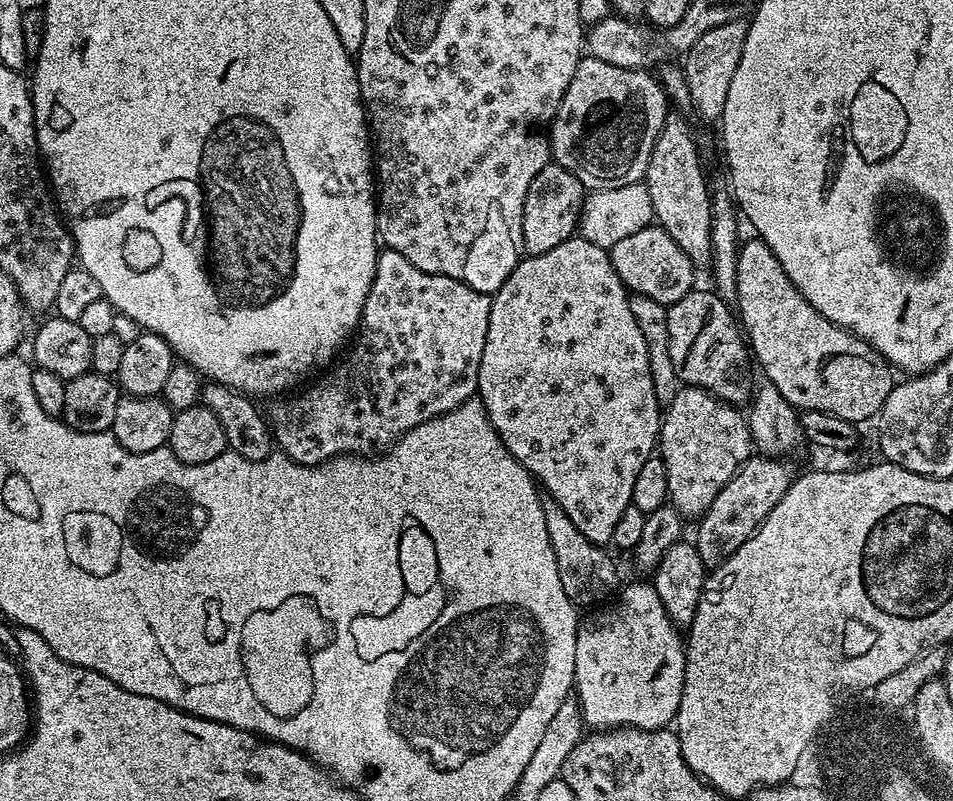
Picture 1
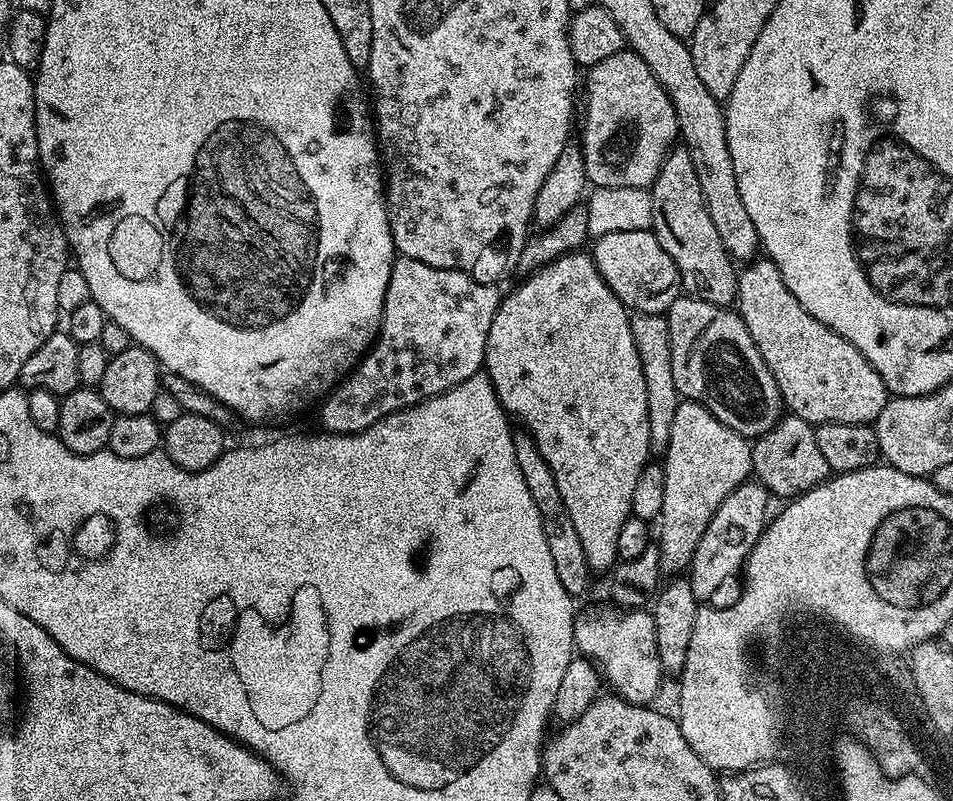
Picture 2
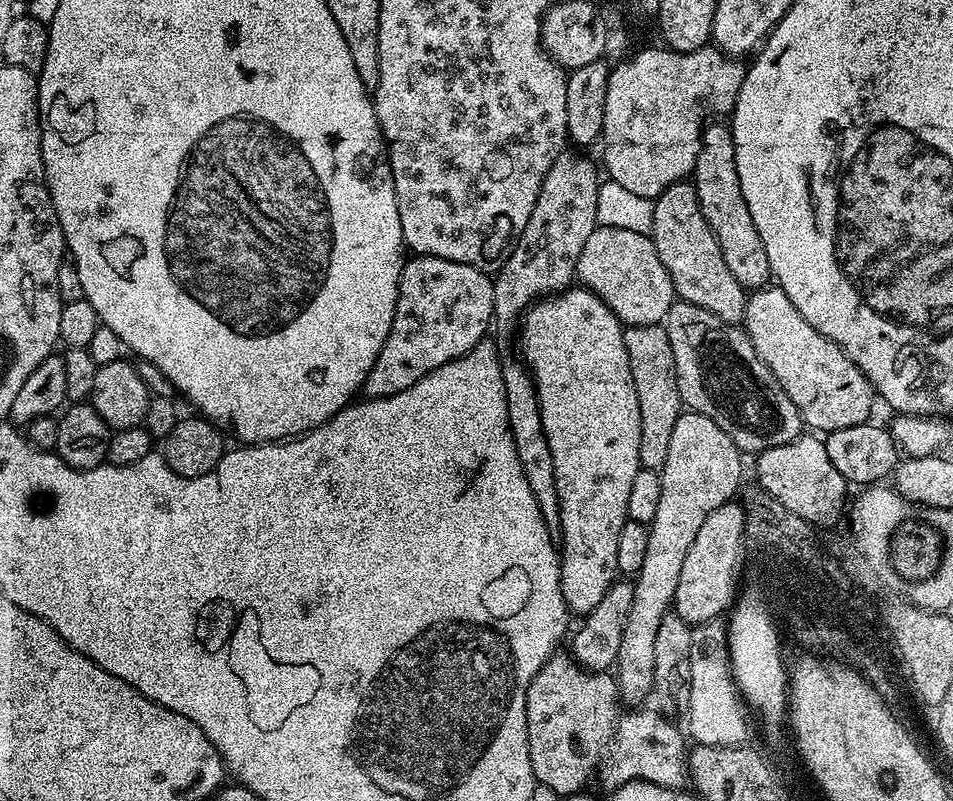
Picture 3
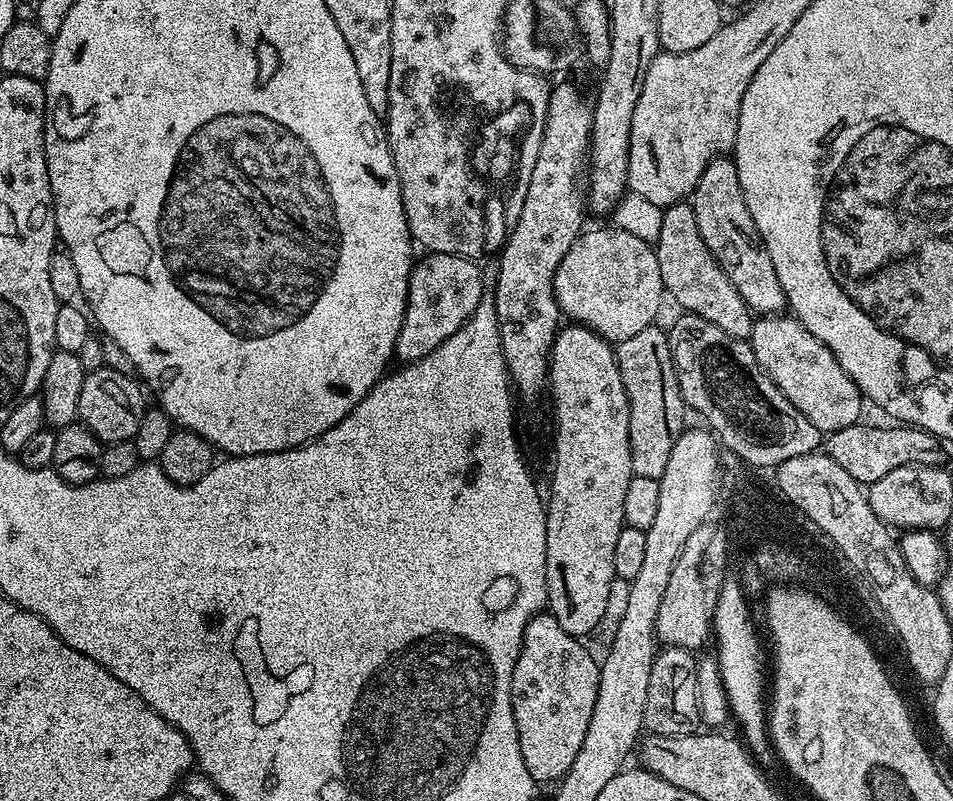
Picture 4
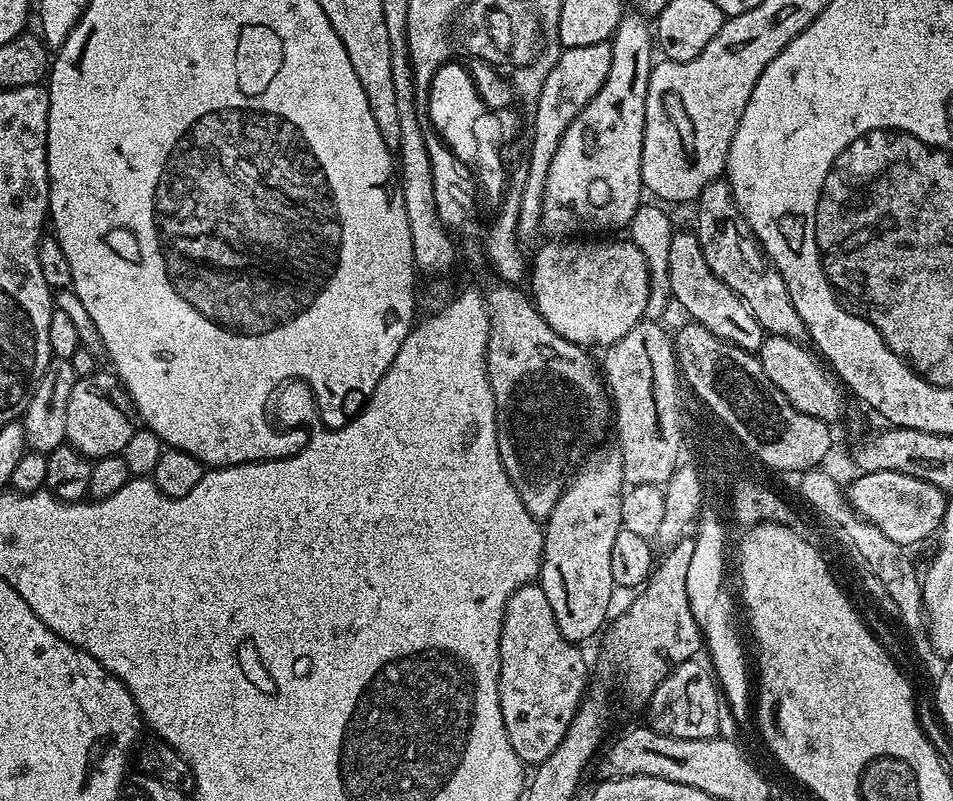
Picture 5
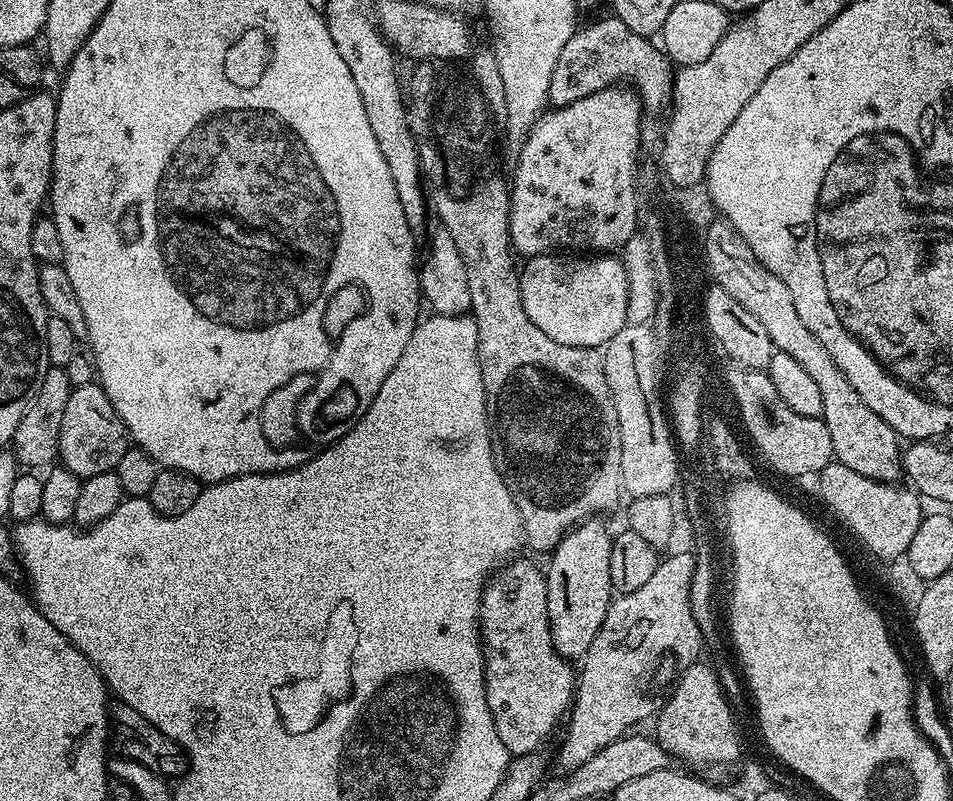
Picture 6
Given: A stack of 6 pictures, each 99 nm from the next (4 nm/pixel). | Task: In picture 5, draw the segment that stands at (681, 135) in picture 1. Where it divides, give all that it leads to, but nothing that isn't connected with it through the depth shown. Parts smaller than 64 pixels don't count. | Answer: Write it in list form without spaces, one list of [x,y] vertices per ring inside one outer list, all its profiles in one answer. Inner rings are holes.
[[[677,231],[670,242],[670,290],[672,299],[681,304],[689,312],[695,323],[706,326],[710,334],[722,338],[728,344],[738,346],[747,352],[759,353],[766,335],[764,327],[750,314],[743,302],[706,266],[706,258],[702,258],[702,246],[698,242],[695,231]]]

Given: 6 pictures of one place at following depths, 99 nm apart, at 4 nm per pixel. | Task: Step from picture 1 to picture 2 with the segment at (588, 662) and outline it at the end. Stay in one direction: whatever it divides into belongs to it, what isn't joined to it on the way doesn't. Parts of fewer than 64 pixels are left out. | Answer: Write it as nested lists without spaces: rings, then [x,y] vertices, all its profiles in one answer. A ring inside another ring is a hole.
[[[592,604],[579,609],[574,618],[572,642],[581,657],[589,658],[602,673],[613,693],[631,704],[645,706],[660,692],[660,679],[666,676],[658,658],[658,642],[654,634],[654,618],[648,610],[619,612],[613,607]]]

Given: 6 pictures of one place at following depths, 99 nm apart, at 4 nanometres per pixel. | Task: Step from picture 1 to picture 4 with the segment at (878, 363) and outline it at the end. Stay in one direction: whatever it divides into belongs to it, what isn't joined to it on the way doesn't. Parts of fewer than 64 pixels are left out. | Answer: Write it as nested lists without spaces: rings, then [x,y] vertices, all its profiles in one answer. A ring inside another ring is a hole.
[[[791,314],[761,315],[752,325],[750,343],[754,350],[754,358],[758,358],[758,366],[762,366],[770,382],[774,382],[774,386],[778,386],[782,394],[786,394],[788,401],[799,412],[806,414],[806,418],[810,418],[810,422],[821,434],[846,430],[846,426],[861,423],[860,387],[853,382],[850,374],[846,374],[846,370],[842,370],[842,366],[838,366],[838,358],[834,358],[832,351],[818,338],[814,338],[814,334],[810,334],[810,330],[806,330],[806,326],[802,326],[795,316]]]

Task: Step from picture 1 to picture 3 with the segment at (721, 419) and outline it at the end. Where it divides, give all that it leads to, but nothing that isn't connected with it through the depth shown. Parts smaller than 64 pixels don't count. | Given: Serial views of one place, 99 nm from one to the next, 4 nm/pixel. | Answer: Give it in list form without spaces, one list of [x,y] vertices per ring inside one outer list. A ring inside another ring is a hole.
[[[691,410],[681,411],[678,422],[674,422],[674,434],[670,434],[670,451],[666,454],[664,467],[659,469],[662,482],[662,498],[658,502],[658,514],[654,514],[654,522],[650,525],[650,546],[646,546],[646,559],[642,562],[642,570],[635,577],[634,606],[630,608],[630,618],[626,620],[626,630],[622,634],[621,646],[618,649],[614,672],[616,685],[620,688],[620,698],[625,705],[640,706],[647,696],[654,692],[654,638],[658,638],[658,625],[662,618],[669,615],[678,590],[678,574],[682,574],[682,561],[698,535],[702,522],[718,510],[718,506],[729,503],[741,491],[740,475],[744,472],[742,453],[736,444],[706,414]]]

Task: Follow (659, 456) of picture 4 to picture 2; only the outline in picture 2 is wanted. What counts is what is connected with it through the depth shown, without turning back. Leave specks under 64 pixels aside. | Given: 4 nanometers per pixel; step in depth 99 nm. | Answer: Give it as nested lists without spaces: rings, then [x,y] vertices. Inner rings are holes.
[[[637,312],[630,322],[630,334],[634,334],[634,346],[638,346],[638,358],[642,362],[642,374],[646,378],[646,410],[650,414],[652,452],[660,454],[668,447],[670,430],[674,426],[674,414],[678,414],[678,406],[682,402],[681,394],[674,386],[668,317],[659,312]]]

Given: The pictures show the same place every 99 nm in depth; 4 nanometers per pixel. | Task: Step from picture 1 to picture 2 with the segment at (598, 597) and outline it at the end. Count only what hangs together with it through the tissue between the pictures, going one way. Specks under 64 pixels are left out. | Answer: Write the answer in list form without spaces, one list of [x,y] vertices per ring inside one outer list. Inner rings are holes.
[[[523,430],[517,431],[514,435],[514,458],[518,458],[518,470],[522,470],[522,478],[530,490],[530,498],[534,498],[534,506],[538,506],[538,514],[542,514],[542,534],[546,534],[546,547],[550,550],[550,559],[554,561],[558,582],[566,586],[566,590],[573,598],[580,598],[588,588],[588,579],[593,579],[594,573],[586,562],[582,542],[578,539],[578,533],[574,531],[574,522],[570,522],[566,502],[562,502],[558,482],[554,482],[554,470],[546,466],[546,458],[542,458],[532,437]]]

